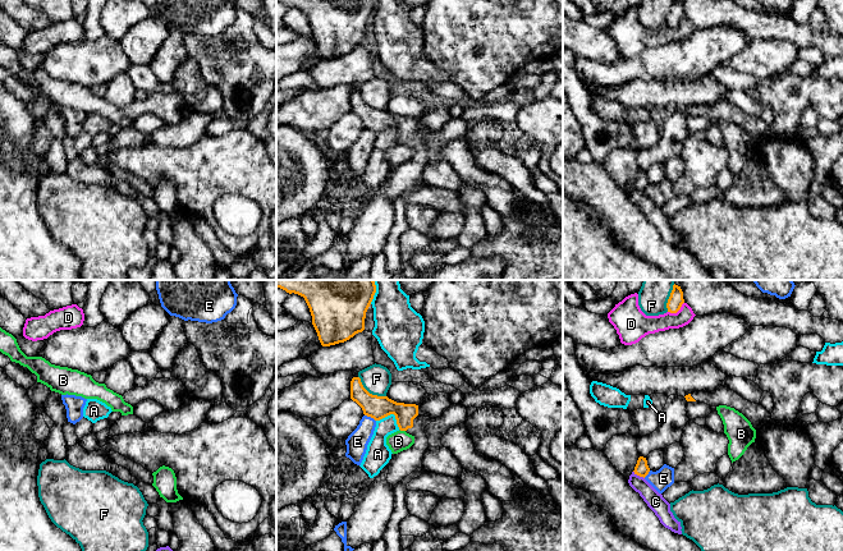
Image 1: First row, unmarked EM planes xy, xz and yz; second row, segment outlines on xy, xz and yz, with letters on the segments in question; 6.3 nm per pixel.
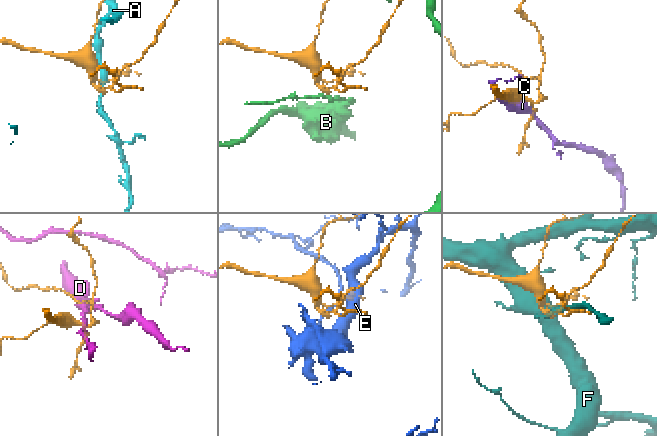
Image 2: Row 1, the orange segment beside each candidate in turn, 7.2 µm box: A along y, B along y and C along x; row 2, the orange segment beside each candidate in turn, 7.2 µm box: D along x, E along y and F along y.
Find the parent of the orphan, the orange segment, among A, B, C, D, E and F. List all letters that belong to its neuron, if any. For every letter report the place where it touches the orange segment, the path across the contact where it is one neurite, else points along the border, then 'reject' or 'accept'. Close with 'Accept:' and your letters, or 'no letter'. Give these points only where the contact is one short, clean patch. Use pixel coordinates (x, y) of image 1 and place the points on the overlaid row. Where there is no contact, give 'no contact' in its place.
A: meets orange in xz at (392, 413); reject
B: meets orange in xz at (402, 430); border along xz (399, 428), (404, 431); reject
C: meets orange in yz at (638, 474); reject
D: meets orange in yz at (677, 311); reject
E: meets orange in xz at (370, 416); reject
F: meets orange in xz at (369, 393); reject
Accept: no letter

